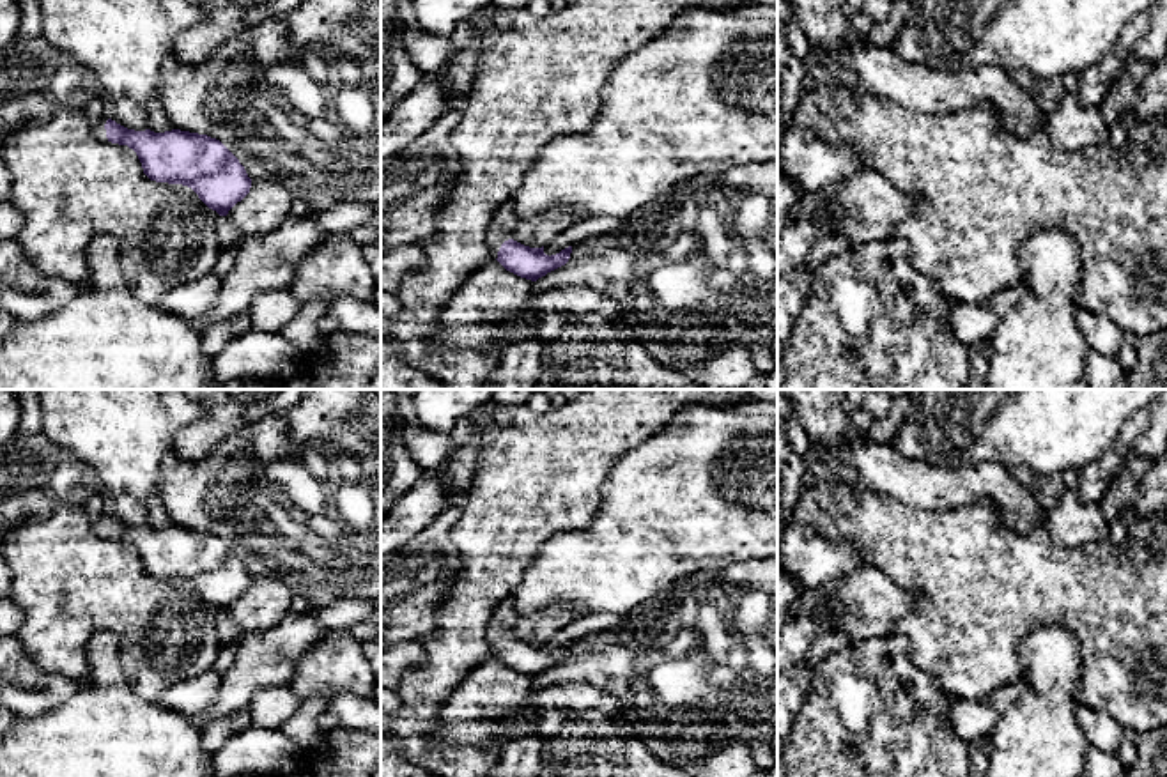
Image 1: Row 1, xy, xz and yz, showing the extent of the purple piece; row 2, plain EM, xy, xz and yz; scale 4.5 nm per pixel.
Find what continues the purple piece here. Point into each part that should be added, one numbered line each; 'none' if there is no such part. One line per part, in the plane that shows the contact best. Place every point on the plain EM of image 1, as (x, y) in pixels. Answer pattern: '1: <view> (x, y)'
1: xy (96, 508)

